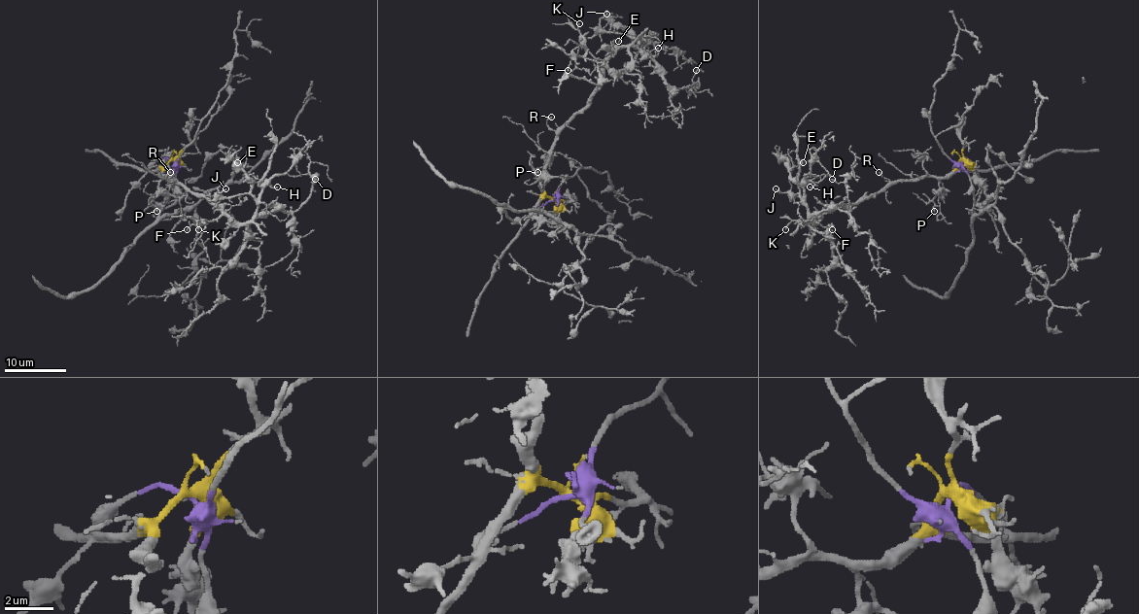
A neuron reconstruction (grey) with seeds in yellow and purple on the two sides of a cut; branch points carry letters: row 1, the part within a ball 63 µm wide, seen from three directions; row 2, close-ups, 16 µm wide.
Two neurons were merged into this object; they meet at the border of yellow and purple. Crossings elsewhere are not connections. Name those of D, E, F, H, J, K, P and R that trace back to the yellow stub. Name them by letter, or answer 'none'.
D, E, F, H, J, K, P, R

